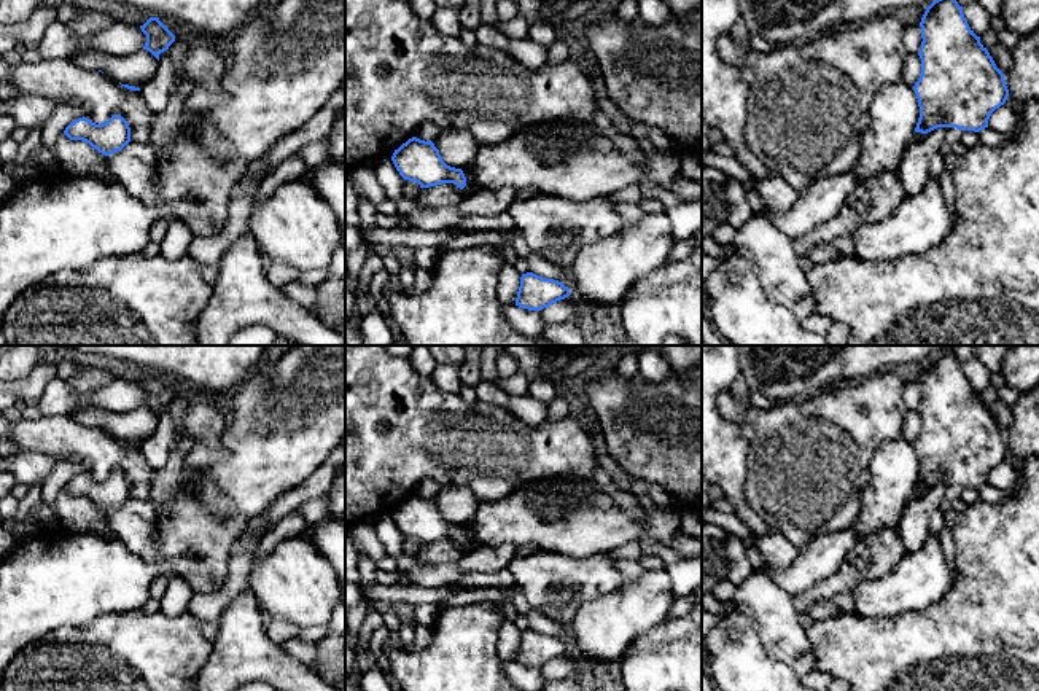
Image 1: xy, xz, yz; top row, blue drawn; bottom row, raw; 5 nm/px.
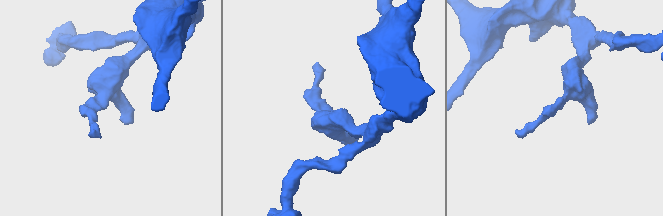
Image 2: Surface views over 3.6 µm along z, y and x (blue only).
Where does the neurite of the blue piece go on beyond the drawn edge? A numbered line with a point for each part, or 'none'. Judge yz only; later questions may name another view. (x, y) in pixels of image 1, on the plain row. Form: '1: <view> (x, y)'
none

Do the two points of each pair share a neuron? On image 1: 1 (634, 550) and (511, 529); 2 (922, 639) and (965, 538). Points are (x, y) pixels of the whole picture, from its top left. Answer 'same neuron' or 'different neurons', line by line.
1: different neurons
2: same neuron

